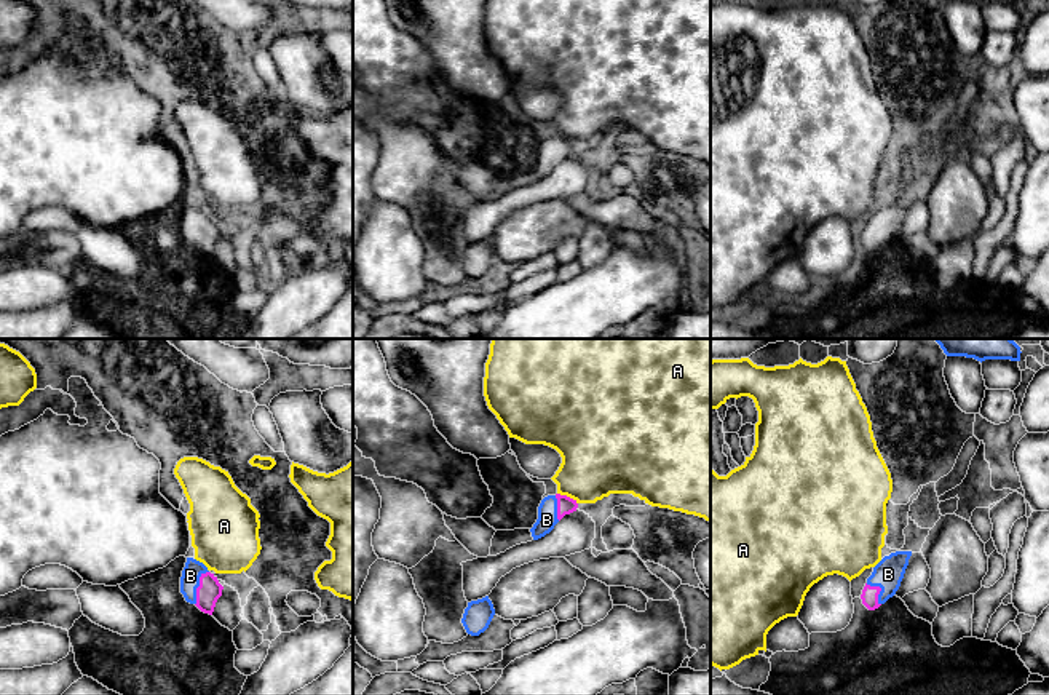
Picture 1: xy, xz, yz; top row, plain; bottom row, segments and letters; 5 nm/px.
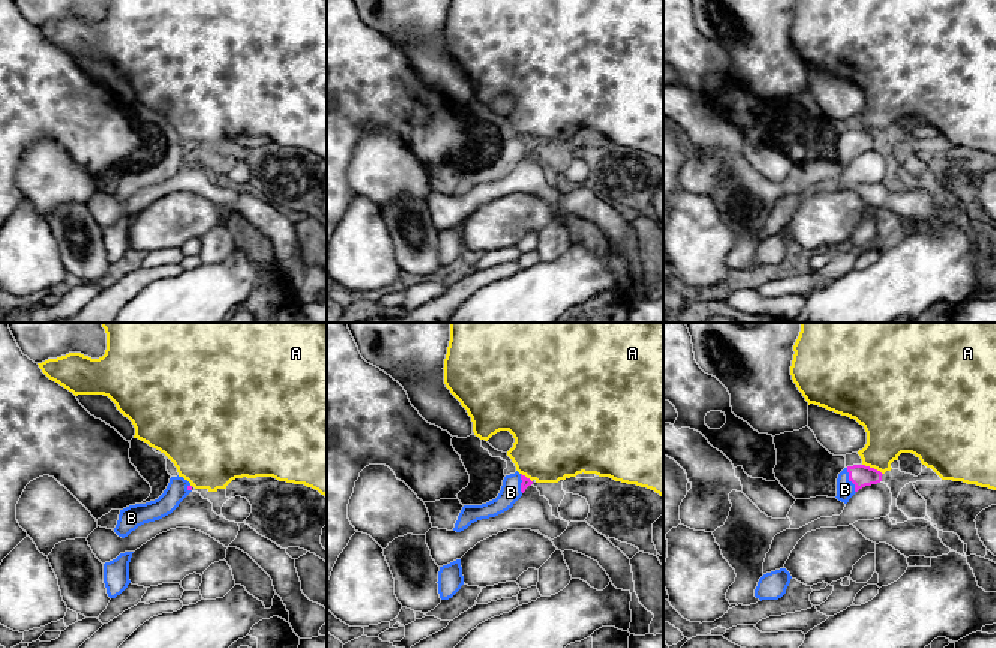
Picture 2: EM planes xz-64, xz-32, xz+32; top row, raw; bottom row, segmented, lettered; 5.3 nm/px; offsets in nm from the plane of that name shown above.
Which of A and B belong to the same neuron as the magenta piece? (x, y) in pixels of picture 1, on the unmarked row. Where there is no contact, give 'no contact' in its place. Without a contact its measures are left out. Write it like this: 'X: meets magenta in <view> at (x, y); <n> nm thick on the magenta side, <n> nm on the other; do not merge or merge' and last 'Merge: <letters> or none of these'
A: meets magenta in xz at (567, 139); 90 nm thick on the magenta side, 360 nm on the other; do not merge
B: meets magenta in xy at (198, 229); 120 nm thick on the magenta side, 100 nm on the other; merge
Merge: B

